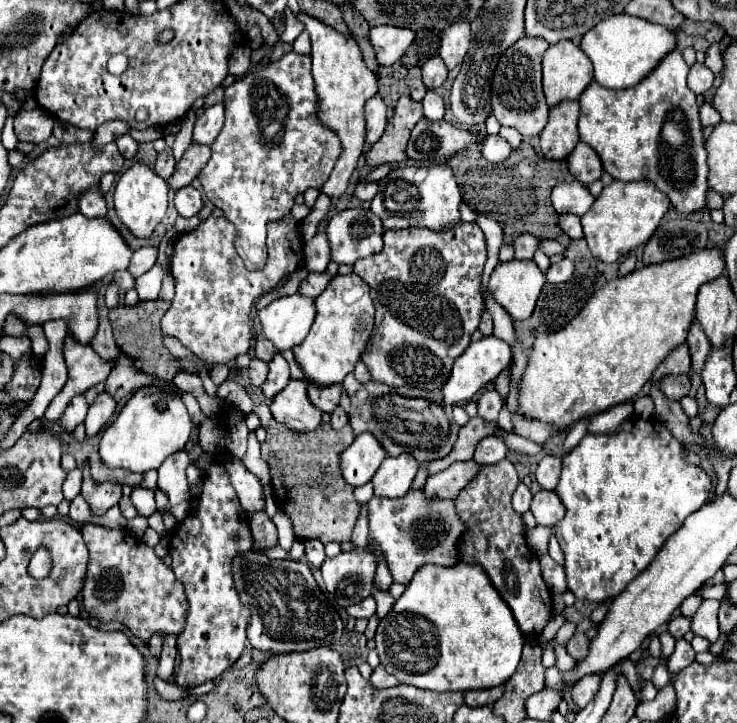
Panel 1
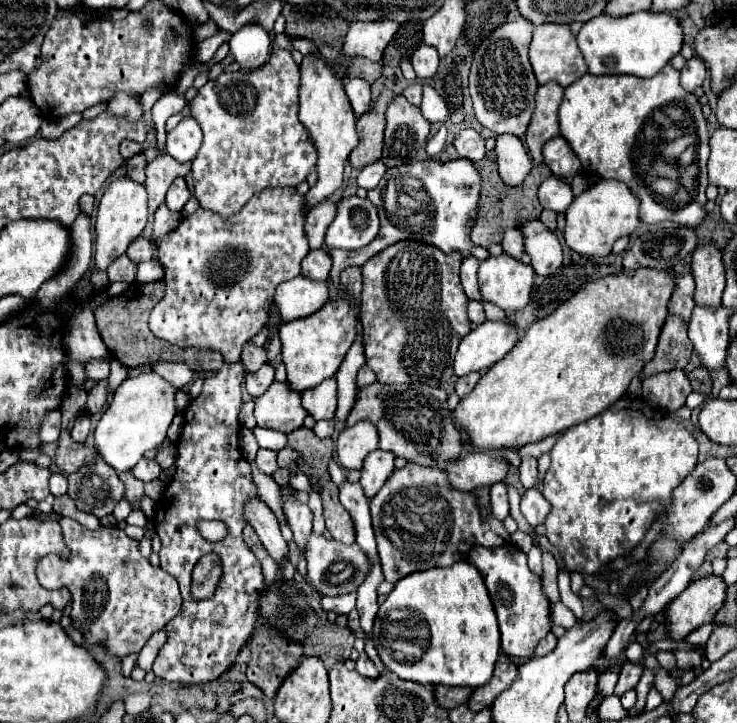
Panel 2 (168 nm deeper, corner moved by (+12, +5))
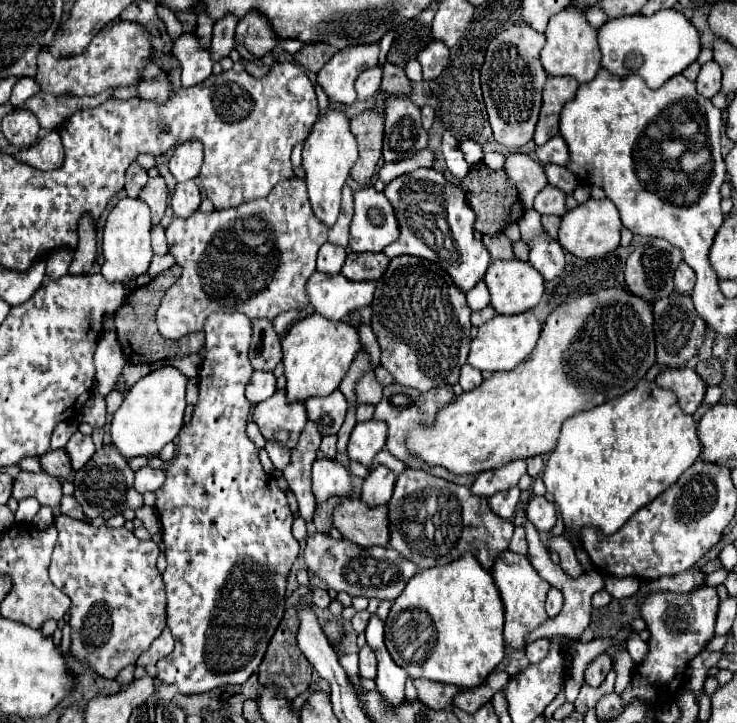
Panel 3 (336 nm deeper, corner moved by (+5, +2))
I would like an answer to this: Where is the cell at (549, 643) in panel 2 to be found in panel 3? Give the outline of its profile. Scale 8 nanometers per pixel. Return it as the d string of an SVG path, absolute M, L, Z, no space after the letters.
M537 639L537 641L533 641L531 645L527 645L525 647L525 655L527 655L527 659L531 661L531 663L539 663L539 661L543 661L545 657L547 657L547 653L549 653L549 639Z

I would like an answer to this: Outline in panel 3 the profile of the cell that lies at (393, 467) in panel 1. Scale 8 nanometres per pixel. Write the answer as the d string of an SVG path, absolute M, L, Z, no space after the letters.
M377 465L375 469L371 469L369 477L363 483L361 501L365 501L369 507L387 505L393 493L393 485L395 485L395 473L385 465Z

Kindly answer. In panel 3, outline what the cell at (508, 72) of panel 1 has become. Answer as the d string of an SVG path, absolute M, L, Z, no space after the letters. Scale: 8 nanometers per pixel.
M515 23L499 33L487 47L485 63L481 69L481 89L497 143L519 149L533 139L541 109L541 91L547 81L547 73L539 61L539 51L545 45L545 35L527 27L527 23Z

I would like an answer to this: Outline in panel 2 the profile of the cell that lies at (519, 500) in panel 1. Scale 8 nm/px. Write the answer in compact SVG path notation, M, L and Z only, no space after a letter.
M496 484L490 488L490 506L492 506L492 514L498 520L504 520L508 516L508 494L504 484Z

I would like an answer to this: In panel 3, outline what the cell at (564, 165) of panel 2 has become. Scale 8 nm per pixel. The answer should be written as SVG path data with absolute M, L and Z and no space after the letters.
M561 135L549 139L545 145L535 149L537 157L541 163L557 163L557 165L567 165L569 163L569 151L565 145L565 139Z

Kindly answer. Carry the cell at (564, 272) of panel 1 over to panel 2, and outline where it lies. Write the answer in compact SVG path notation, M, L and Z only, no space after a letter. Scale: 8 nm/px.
M530 220L522 226L524 252L532 260L532 268L540 276L554 274L562 264L562 248L554 232L550 232L540 220Z

